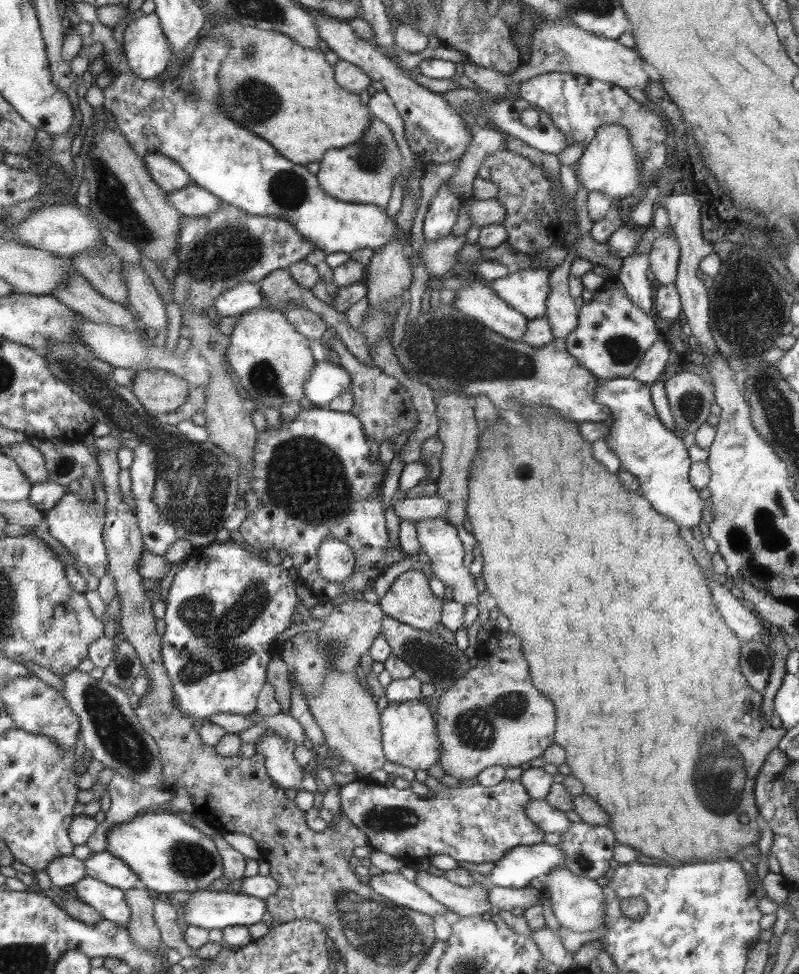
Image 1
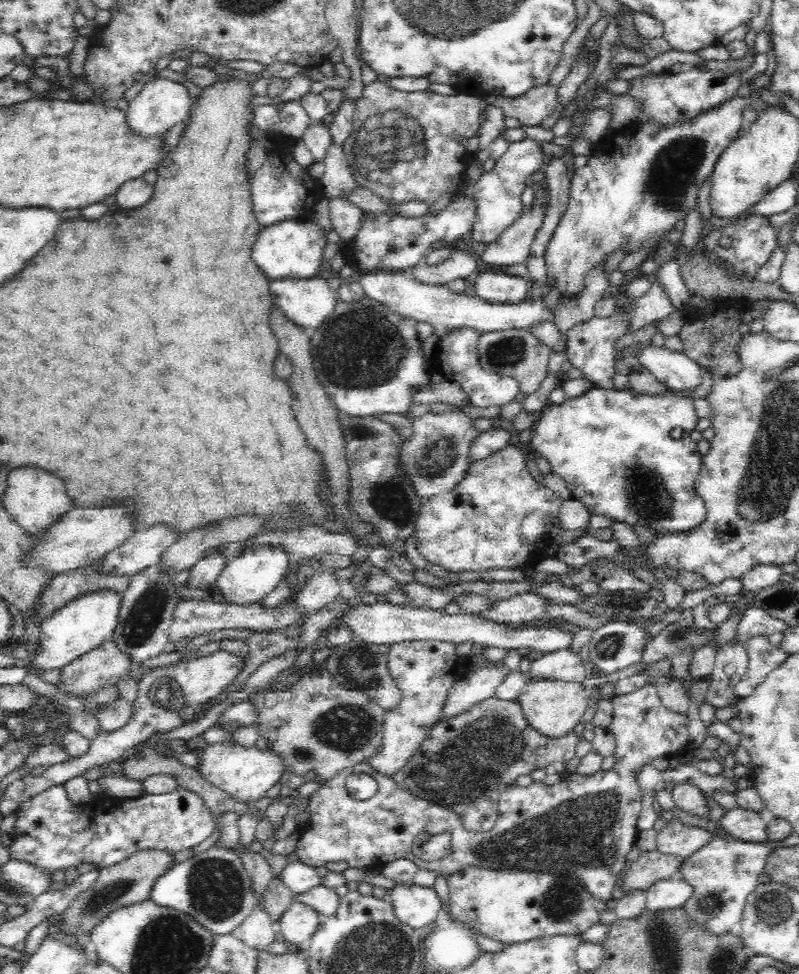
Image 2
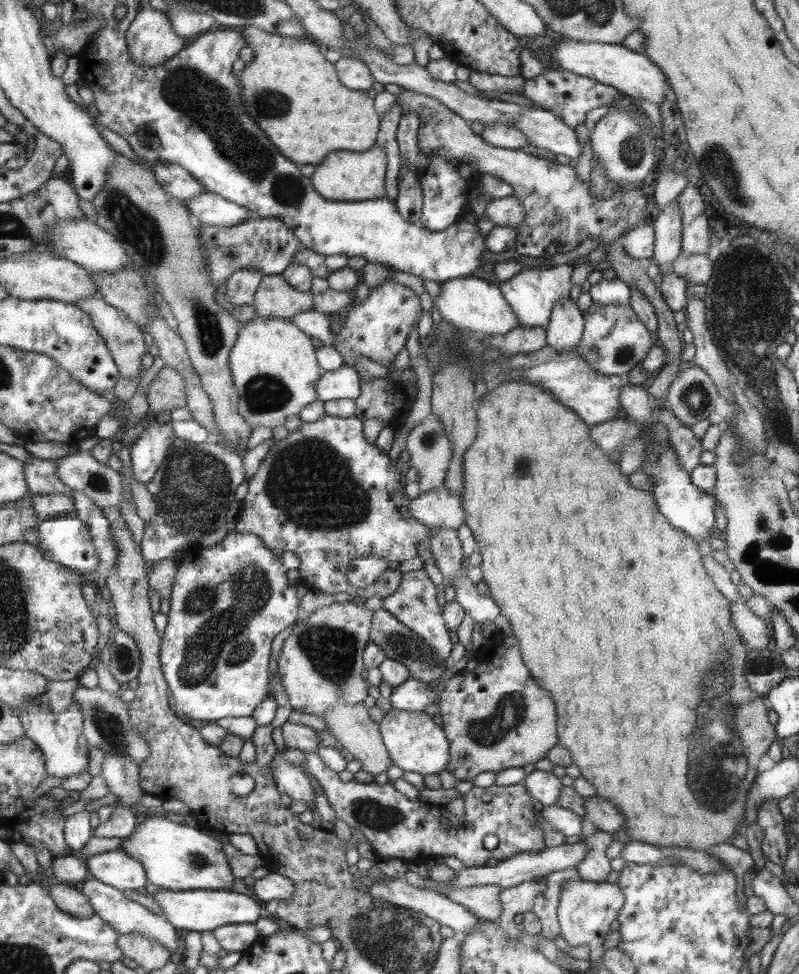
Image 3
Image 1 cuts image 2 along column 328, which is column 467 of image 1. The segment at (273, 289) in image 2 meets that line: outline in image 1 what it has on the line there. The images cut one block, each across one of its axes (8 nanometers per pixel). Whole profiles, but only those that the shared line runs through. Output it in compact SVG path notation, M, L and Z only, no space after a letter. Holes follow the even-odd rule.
M470 281L470 285L458 290L456 300L450 305L504 338L522 341L530 321L527 316L504 302L491 287Z

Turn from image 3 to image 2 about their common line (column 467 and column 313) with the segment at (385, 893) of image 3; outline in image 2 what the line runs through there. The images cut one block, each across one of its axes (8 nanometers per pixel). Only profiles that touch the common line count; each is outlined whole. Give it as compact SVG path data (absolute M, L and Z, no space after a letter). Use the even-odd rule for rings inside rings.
M293 901L277 925L279 937L290 947L296 948L300 943L310 941L321 920L314 908Z

